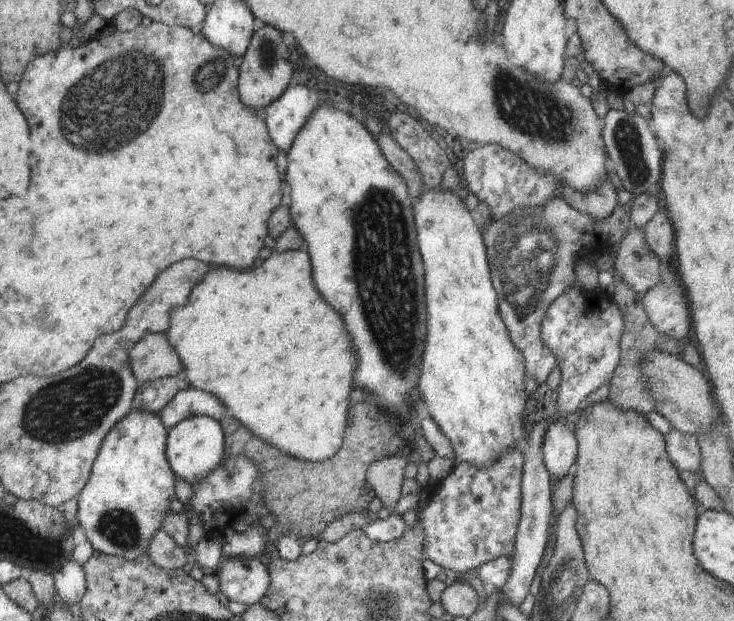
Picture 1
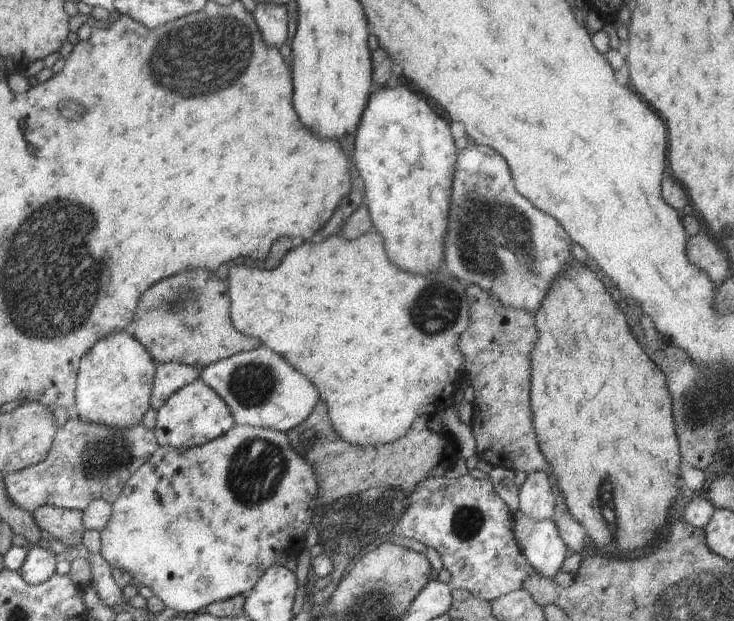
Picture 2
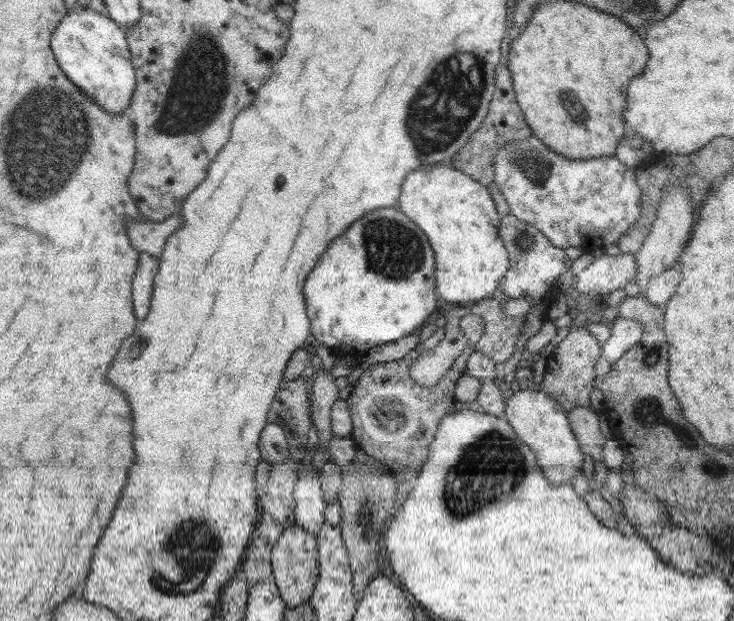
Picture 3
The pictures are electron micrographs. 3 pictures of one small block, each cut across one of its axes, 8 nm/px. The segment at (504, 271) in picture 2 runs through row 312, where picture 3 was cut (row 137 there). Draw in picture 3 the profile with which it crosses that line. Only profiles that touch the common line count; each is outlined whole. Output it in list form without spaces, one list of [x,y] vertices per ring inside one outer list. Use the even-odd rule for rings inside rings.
[[[532,135],[526,140],[511,140],[507,142],[493,158],[492,168],[494,168],[494,182],[497,184],[502,196],[509,204],[510,214],[513,214],[518,220],[526,222],[536,227],[548,240],[558,248],[566,249],[570,246],[584,251],[593,251],[597,248],[608,248],[611,244],[618,244],[620,237],[635,223],[642,214],[640,202],[641,190],[636,182],[636,170],[628,169],[615,156],[604,156],[602,158],[589,158],[588,160],[572,160],[561,154],[552,152],[539,138]]]

